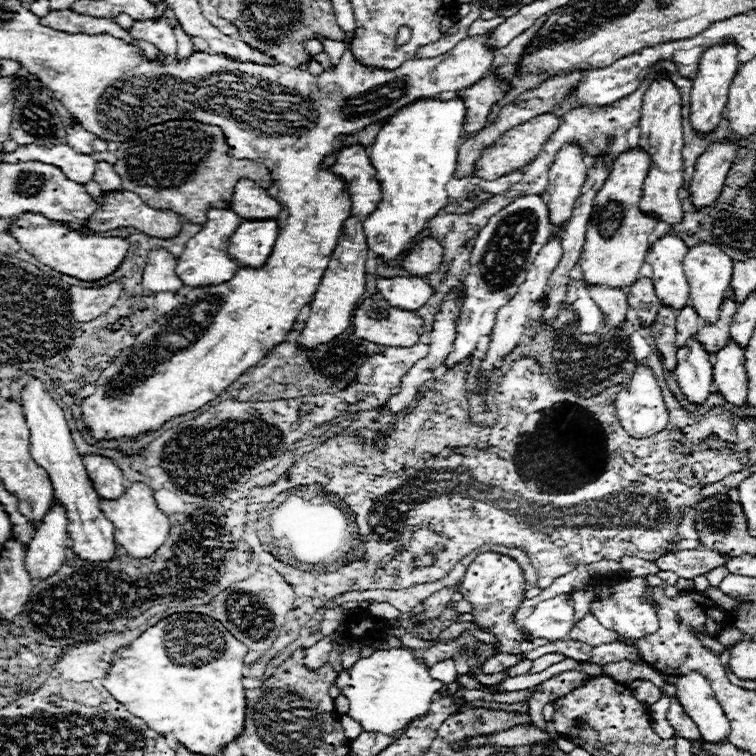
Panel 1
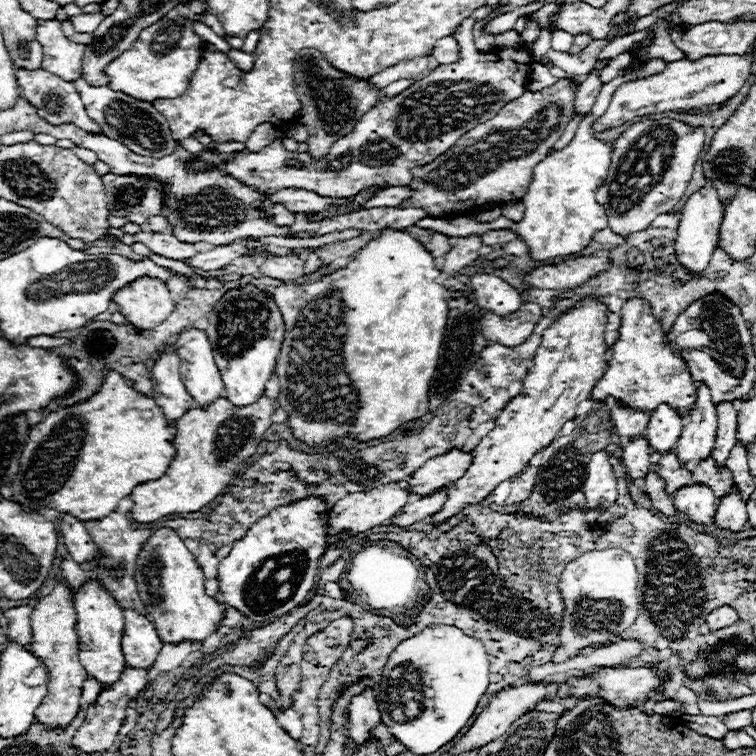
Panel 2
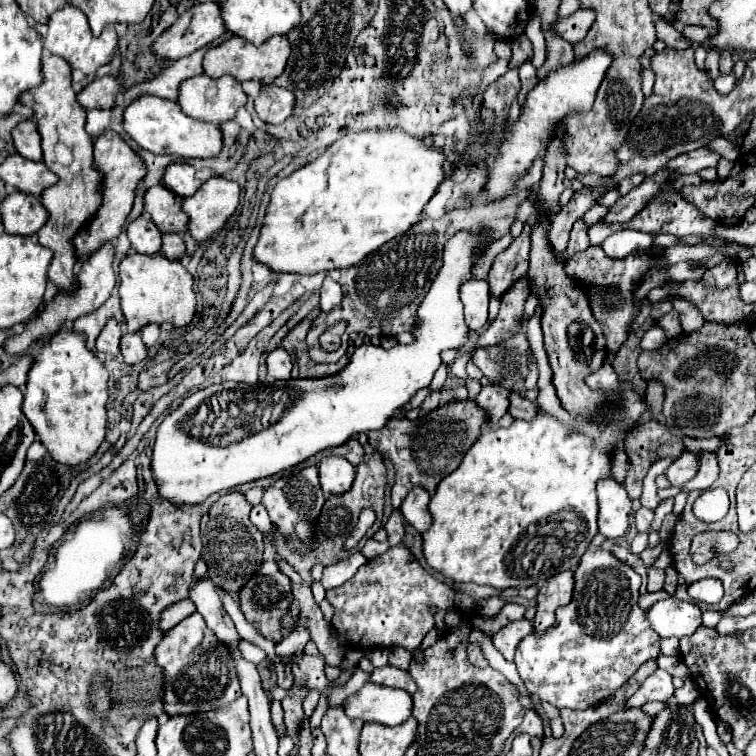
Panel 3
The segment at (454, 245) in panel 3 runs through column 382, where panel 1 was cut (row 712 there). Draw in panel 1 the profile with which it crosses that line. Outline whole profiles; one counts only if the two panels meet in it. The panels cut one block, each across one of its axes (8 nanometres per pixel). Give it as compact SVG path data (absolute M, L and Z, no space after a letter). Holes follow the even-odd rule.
M408 648L376 650L368 658L360 658L350 670L340 670L334 684L350 702L348 716L360 722L364 732L394 734L406 728L414 718L424 716L434 694L442 688L440 680L428 674L428 666L416 662Z

